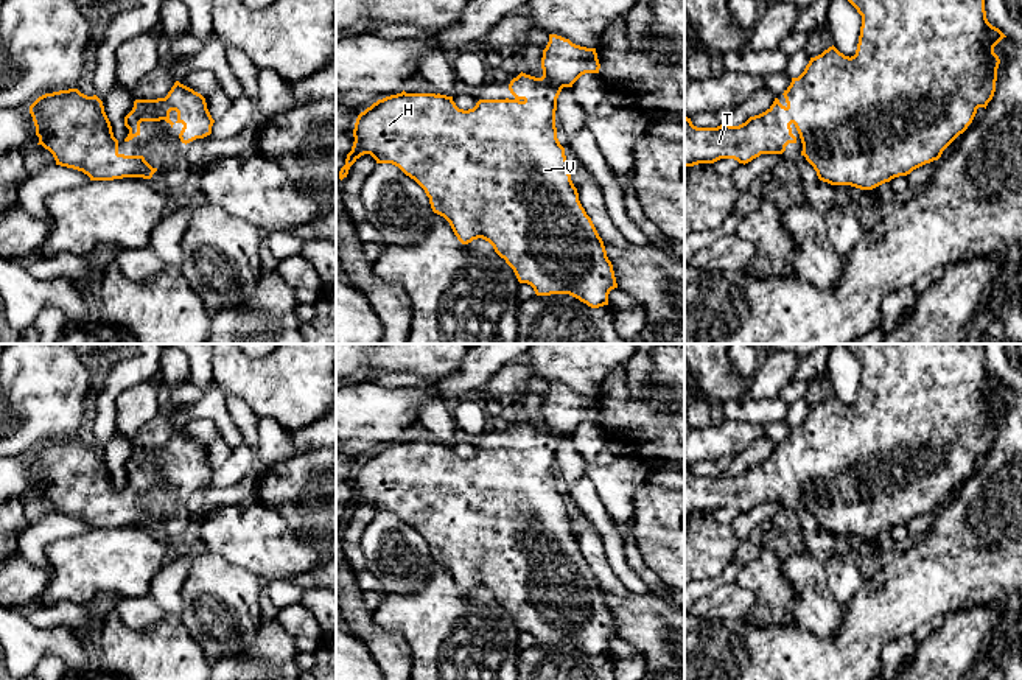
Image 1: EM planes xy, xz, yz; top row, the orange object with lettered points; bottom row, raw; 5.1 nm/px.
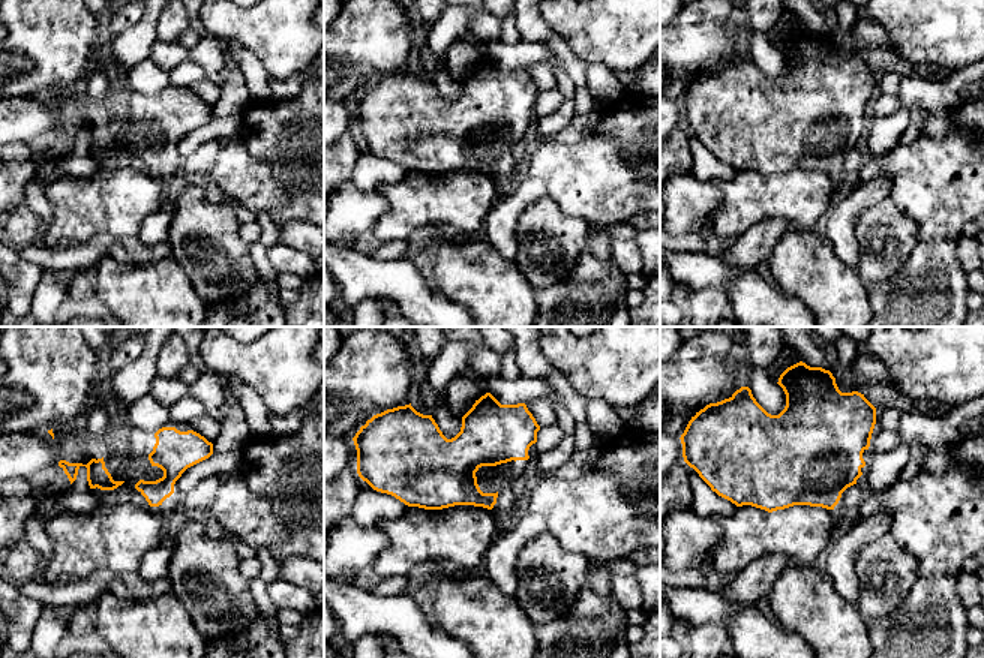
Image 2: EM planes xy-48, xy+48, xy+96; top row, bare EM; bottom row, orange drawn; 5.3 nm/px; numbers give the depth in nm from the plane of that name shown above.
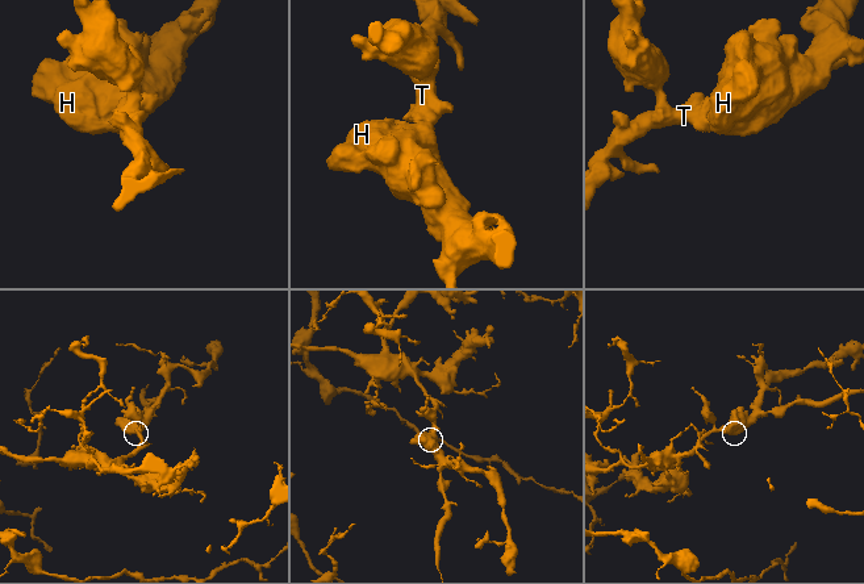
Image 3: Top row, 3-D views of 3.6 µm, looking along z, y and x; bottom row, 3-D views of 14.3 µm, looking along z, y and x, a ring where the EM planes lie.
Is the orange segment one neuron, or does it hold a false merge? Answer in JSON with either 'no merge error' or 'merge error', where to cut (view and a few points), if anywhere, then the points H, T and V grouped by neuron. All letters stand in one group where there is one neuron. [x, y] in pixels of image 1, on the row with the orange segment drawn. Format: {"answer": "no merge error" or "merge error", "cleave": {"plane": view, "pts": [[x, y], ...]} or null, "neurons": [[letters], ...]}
{"answer": "no merge error", "cleave": null, "neurons": [["H", "T", "V"]]}

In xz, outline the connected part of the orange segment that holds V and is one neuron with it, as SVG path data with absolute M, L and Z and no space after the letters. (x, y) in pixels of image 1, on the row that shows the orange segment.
M549 34L549 42L543 50L541 68L541 78L535 78L521 72L510 81L509 90L515 96L513 100L479 100L476 106L468 110L459 109L453 101L453 96L440 93L406 93L403 90L401 93L378 100L356 118L353 129L355 142L352 151L347 154L345 165L339 171L339 179L342 181L344 177L347 177L350 166L364 154L370 154L376 160L376 163L392 163L425 190L426 196L429 198L432 212L443 216L450 223L454 235L462 244L468 244L478 238L488 241L493 246L495 252L501 258L504 258L506 263L513 269L518 282L530 285L537 296L569 294L591 308L599 308L608 305L608 294L611 289L618 288L618 283L613 265L607 257L604 241L599 237L591 218L582 207L577 188L571 181L569 162L566 160L565 148L557 138L555 110L557 98L562 89L572 87L572 84L585 73L599 73L600 64L596 48L580 47L572 44L569 39L557 34Z

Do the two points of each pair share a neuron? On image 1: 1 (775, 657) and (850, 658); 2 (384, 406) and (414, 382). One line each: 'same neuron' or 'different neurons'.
1: same neuron
2: different neurons

